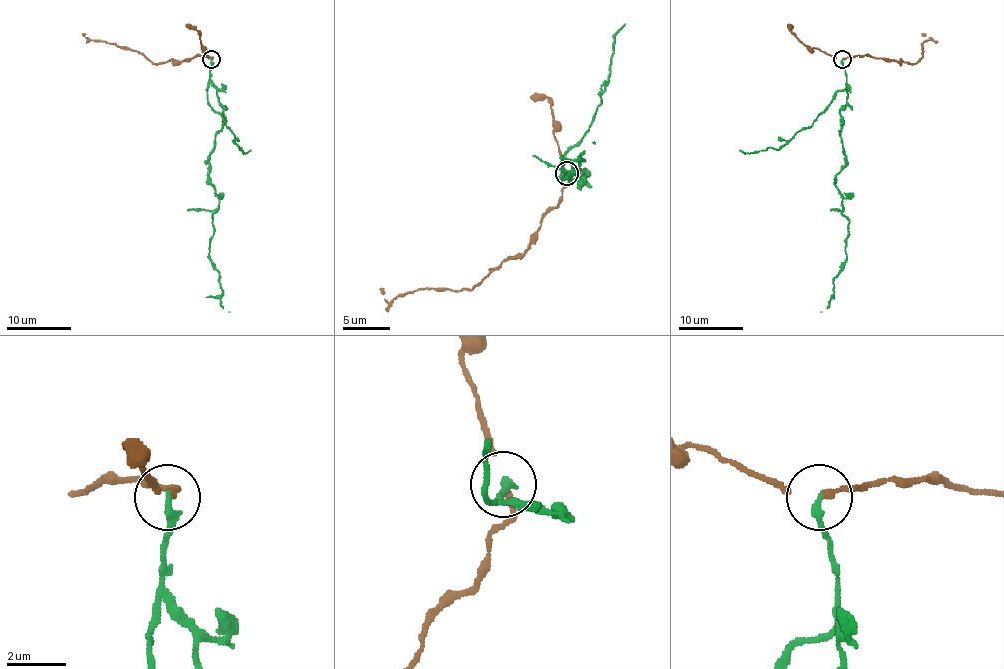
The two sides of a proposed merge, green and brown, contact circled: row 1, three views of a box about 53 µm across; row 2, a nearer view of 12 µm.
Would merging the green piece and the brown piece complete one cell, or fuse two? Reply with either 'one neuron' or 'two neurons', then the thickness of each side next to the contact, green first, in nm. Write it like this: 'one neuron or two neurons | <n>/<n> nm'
two neurons | 260/140 nm

